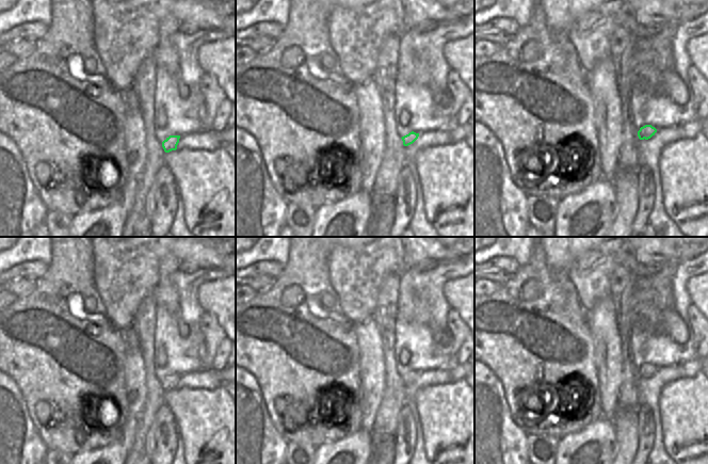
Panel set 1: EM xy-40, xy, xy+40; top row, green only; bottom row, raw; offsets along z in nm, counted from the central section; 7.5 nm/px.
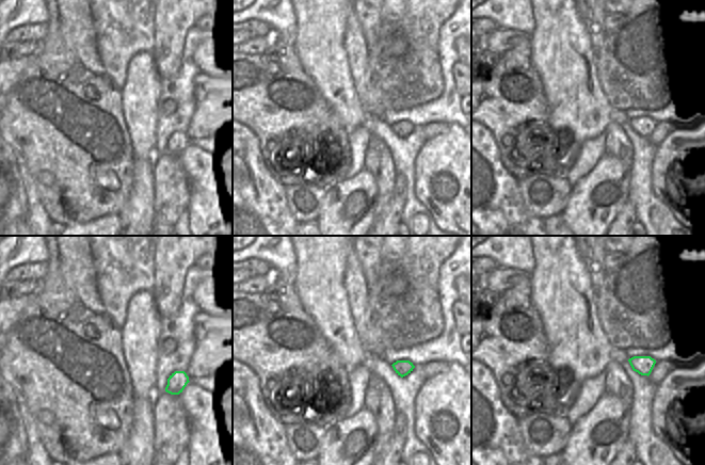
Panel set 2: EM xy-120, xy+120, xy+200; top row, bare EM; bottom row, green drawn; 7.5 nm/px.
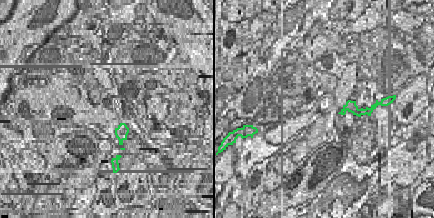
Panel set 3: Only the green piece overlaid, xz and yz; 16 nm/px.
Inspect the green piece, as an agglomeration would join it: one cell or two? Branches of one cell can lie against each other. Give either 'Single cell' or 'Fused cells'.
Single cell.

